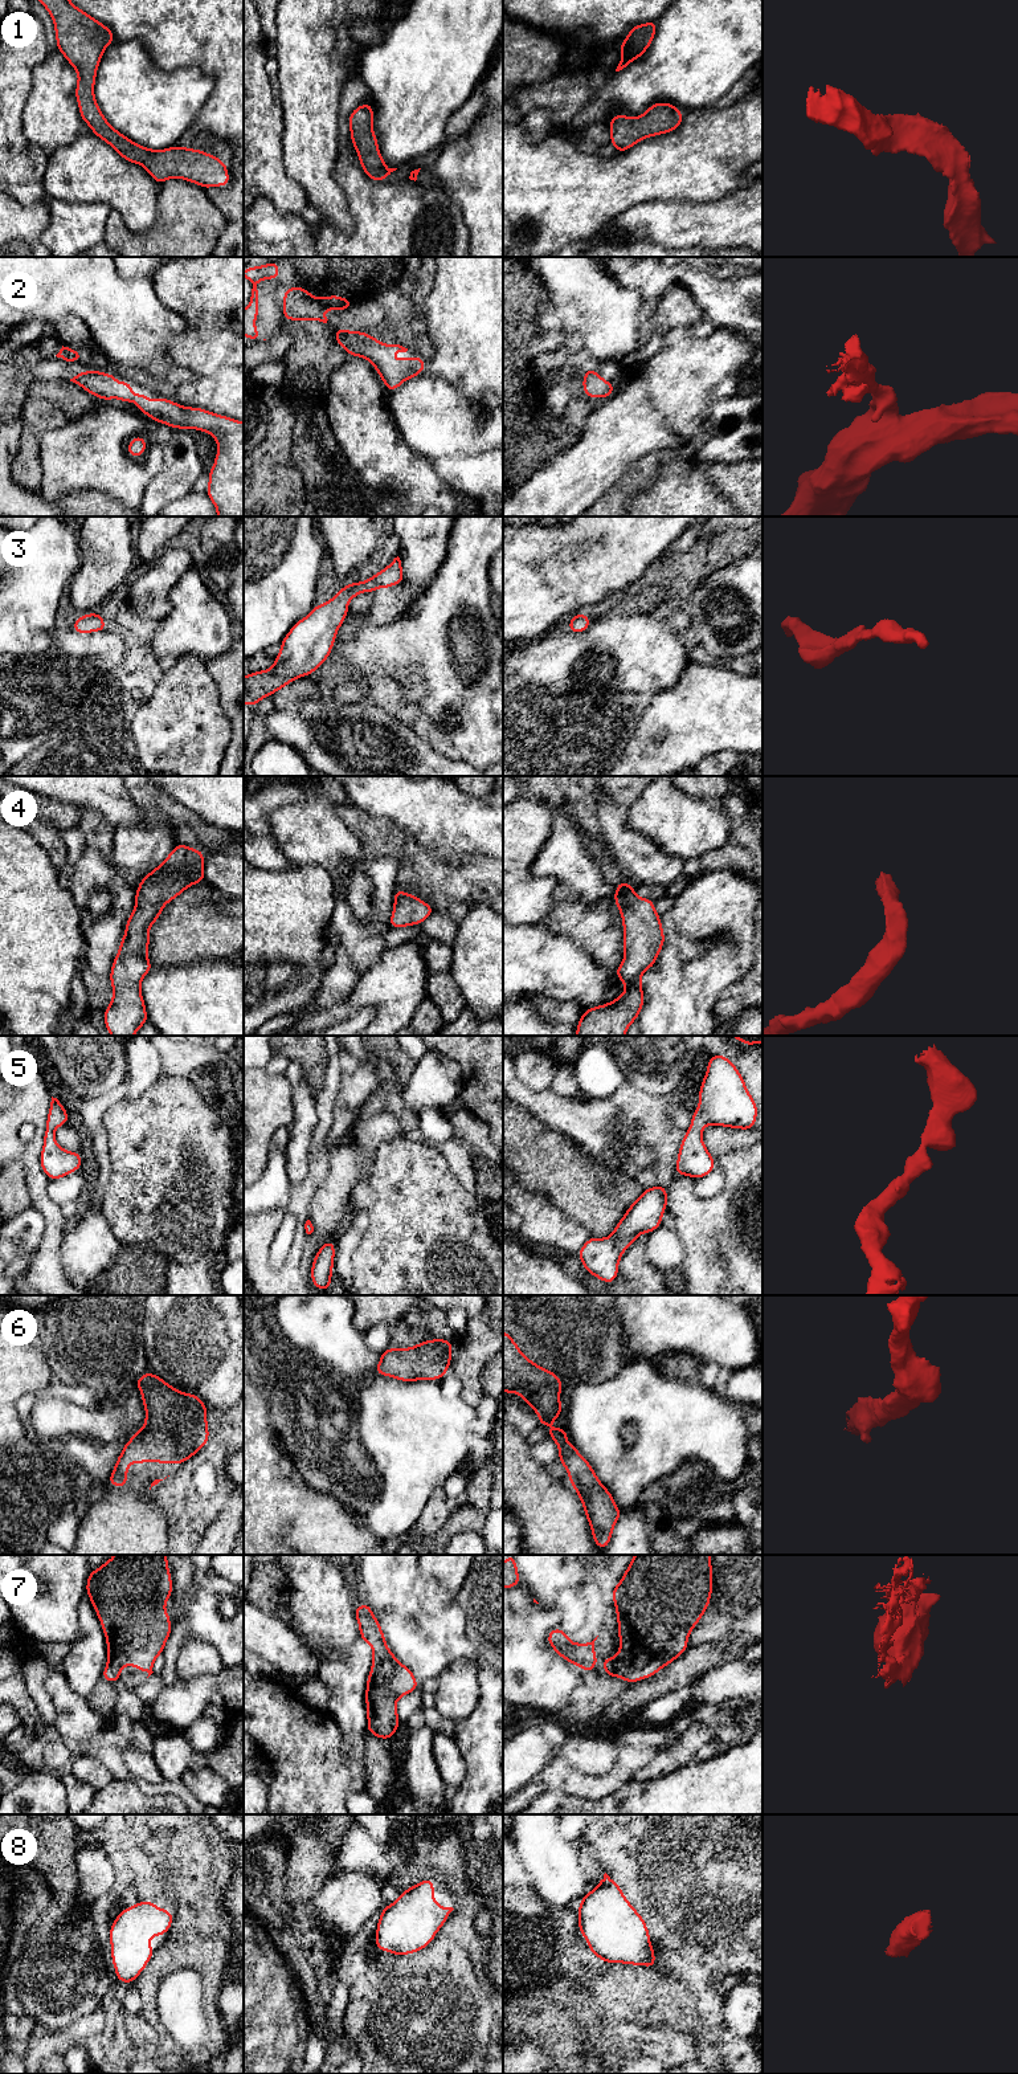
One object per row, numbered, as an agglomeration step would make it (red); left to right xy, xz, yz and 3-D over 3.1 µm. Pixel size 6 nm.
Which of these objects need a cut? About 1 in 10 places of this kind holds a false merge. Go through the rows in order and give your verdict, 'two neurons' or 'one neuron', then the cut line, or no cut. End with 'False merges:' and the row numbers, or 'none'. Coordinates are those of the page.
1: one neuron; no cut
2: one neuron; no cut
3: one neuron; no cut
4: one neuron; no cut
5: one neuron; no cut
6: one neuron; no cut
7: one neuron; no cut
8: one neuron; no cut
False merges: none

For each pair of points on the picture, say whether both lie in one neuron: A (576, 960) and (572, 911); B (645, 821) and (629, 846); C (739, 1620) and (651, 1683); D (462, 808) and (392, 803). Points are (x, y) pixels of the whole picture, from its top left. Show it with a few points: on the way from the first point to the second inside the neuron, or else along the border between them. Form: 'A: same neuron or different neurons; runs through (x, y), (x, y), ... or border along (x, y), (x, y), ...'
A: different neurons; border along (547, 929), (569, 937), (597, 964)
B: different neurons; border along (626, 808), (626, 823), (646, 835), (663, 850)
C: different neurons; border along (735, 1633), (728, 1633), (718, 1642), (689, 1649)
D: same neuron; runs through (445, 808), (424, 808), (409, 803)

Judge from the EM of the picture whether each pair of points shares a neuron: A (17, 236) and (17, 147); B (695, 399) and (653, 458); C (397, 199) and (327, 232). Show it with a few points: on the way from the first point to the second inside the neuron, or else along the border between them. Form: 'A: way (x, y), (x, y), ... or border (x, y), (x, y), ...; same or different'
A: border (13, 199), (24, 205), (45, 200); different
B: border (677, 448), (651, 452), (630, 466); different
C: way (380, 216), (356, 240), (344, 240); same

